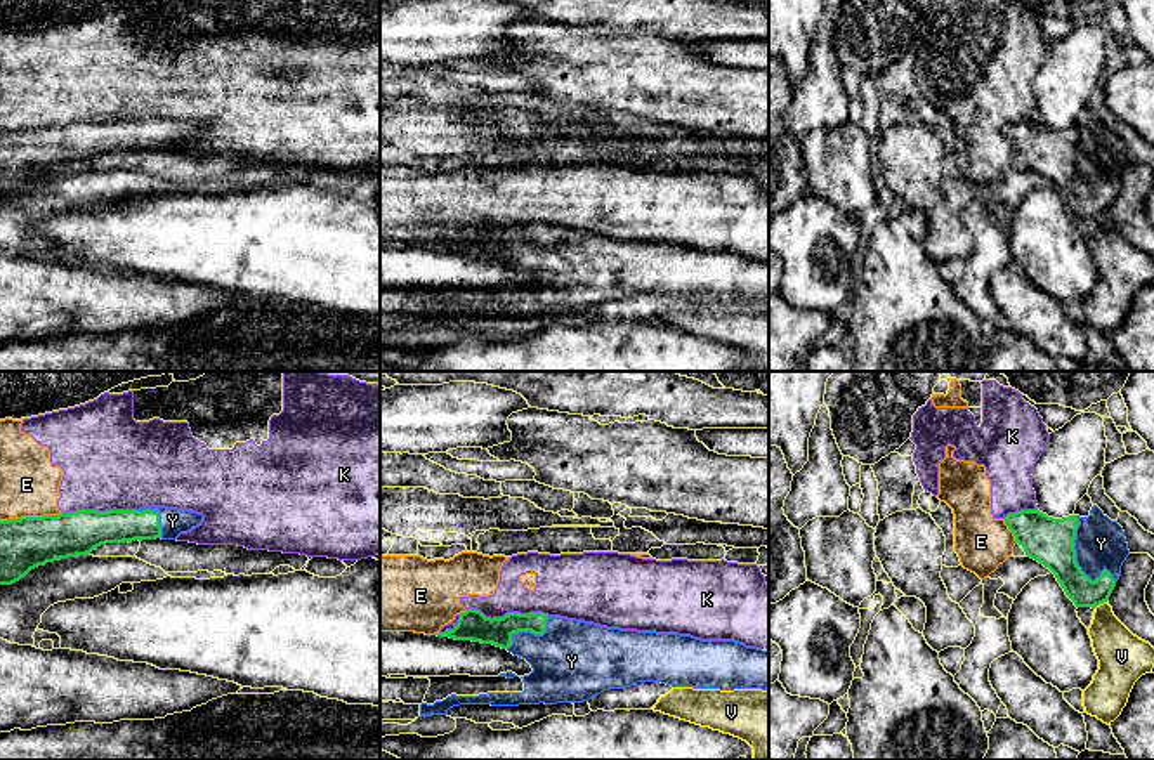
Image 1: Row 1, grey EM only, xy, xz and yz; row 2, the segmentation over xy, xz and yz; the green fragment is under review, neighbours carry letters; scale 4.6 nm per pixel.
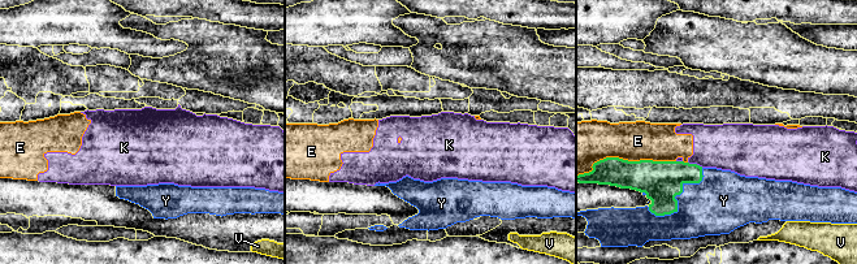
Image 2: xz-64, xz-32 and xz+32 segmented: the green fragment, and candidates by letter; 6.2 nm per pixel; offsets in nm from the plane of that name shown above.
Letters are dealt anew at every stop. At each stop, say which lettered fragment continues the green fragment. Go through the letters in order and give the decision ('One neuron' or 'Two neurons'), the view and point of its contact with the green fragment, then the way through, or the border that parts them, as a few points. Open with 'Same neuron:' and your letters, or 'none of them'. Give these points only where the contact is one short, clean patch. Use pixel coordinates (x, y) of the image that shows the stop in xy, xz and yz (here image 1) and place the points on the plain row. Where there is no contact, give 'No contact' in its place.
Same neuron: Y
E: Two neurons. Touches green at xy (30, 129)
K: Two neurons. Touches green at xz (509, 224)
V: Two neurons. Touches green at yz (1099, 216). Boundary: yz (1106, 212), (1094, 219)
Y: One neuron. Touches green at yz (1075, 172)

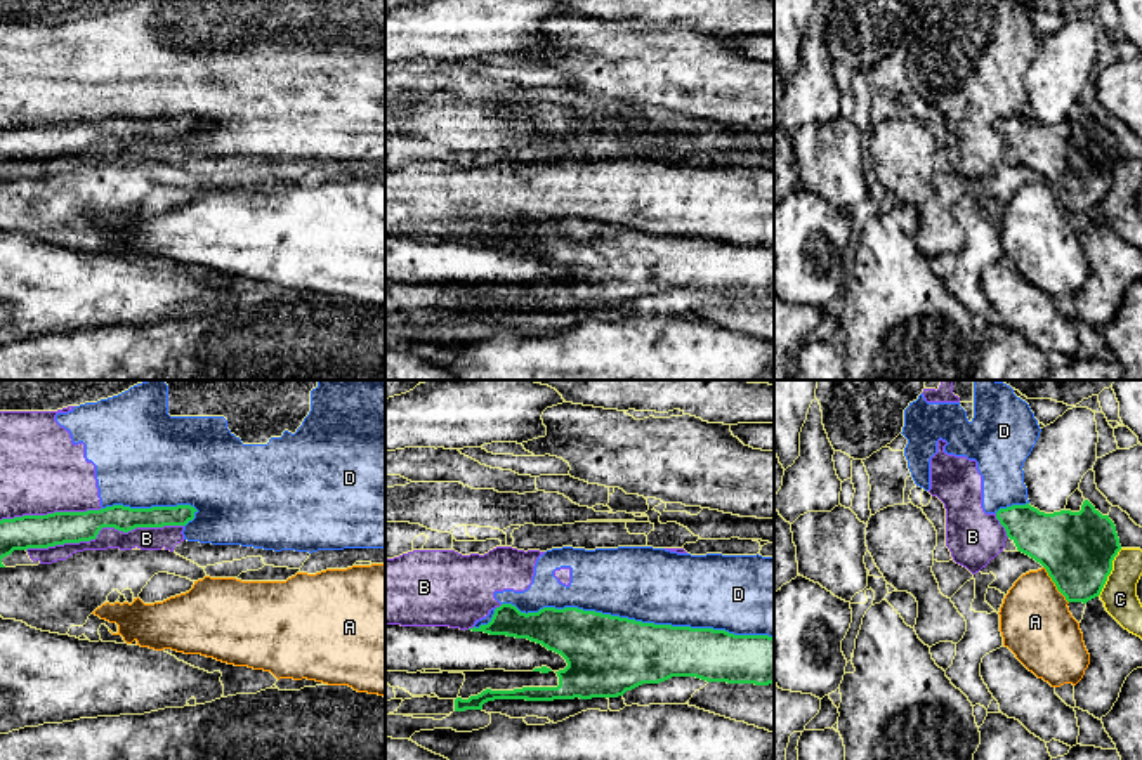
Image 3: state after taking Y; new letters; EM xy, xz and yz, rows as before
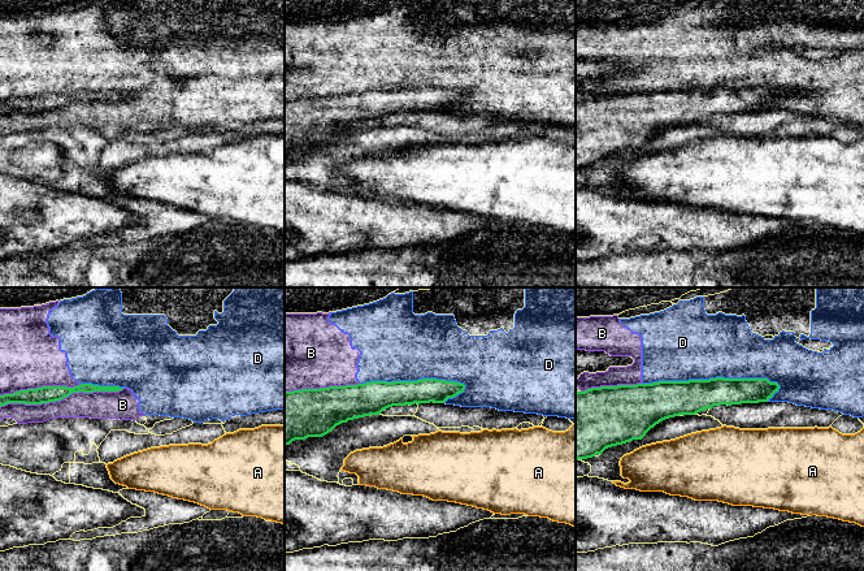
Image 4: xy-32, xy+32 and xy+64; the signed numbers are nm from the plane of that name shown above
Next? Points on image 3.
Same neuron: none of them
A: Two neurons. Touches green at yz (1056, 196)
B: Two neurons. Touches green at xy (103, 137)
C: Two neurons. Touches green at yz (1109, 184)
D: Two neurons. Touches green at xz (637, 233)

